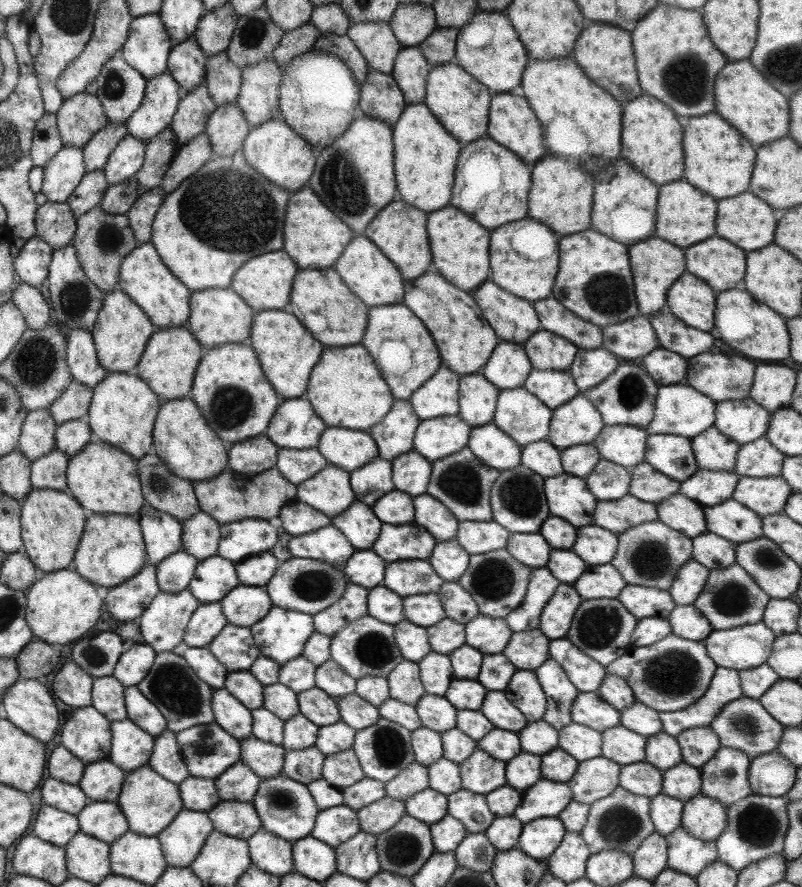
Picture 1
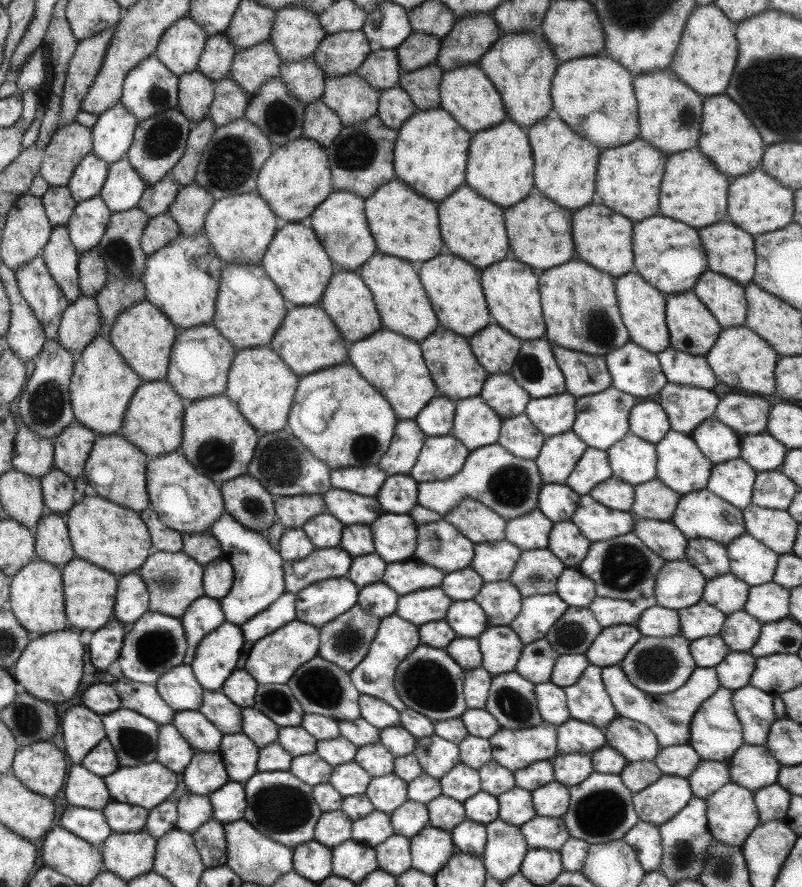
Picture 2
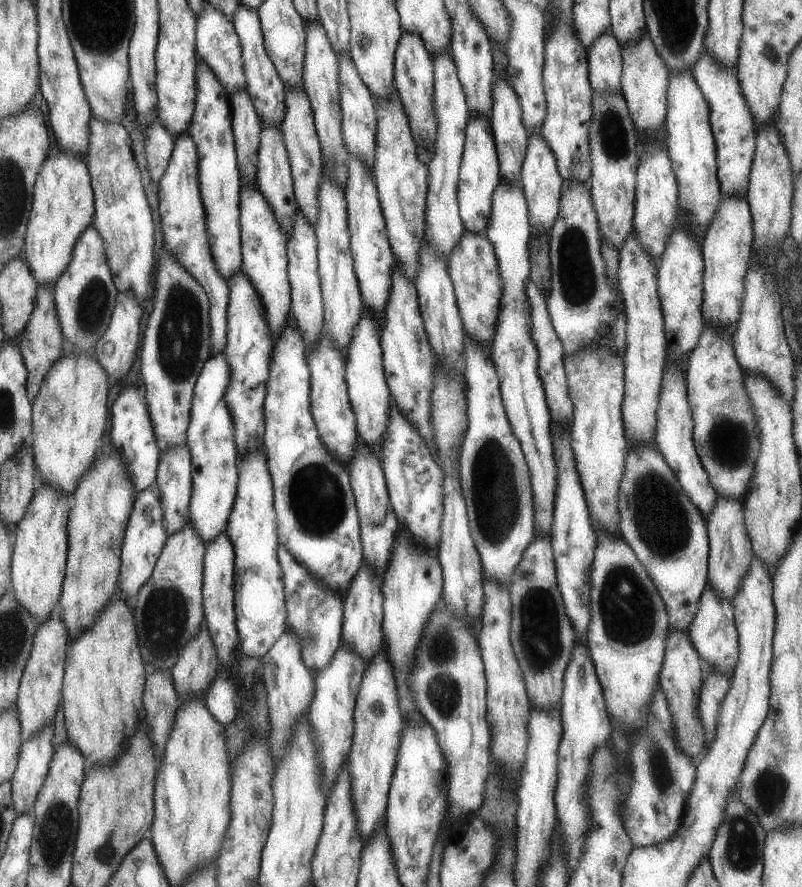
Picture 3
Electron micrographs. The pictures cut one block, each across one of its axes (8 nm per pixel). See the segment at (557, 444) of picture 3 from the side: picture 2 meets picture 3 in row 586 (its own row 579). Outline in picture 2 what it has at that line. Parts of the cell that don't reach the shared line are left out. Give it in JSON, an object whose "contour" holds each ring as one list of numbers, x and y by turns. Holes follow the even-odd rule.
{"contour":[[565,567,554,592,568,607,585,608,596,597,594,584,577,568]]}

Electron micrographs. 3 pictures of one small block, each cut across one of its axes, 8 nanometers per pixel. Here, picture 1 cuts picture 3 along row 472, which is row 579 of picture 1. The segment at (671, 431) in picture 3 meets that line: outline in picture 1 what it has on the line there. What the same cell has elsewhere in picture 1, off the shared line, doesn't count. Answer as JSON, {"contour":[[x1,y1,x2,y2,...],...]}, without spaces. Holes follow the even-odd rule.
{"contour":[[693,560,687,561,668,588,673,602,679,606,693,604,707,580,709,570]]}

